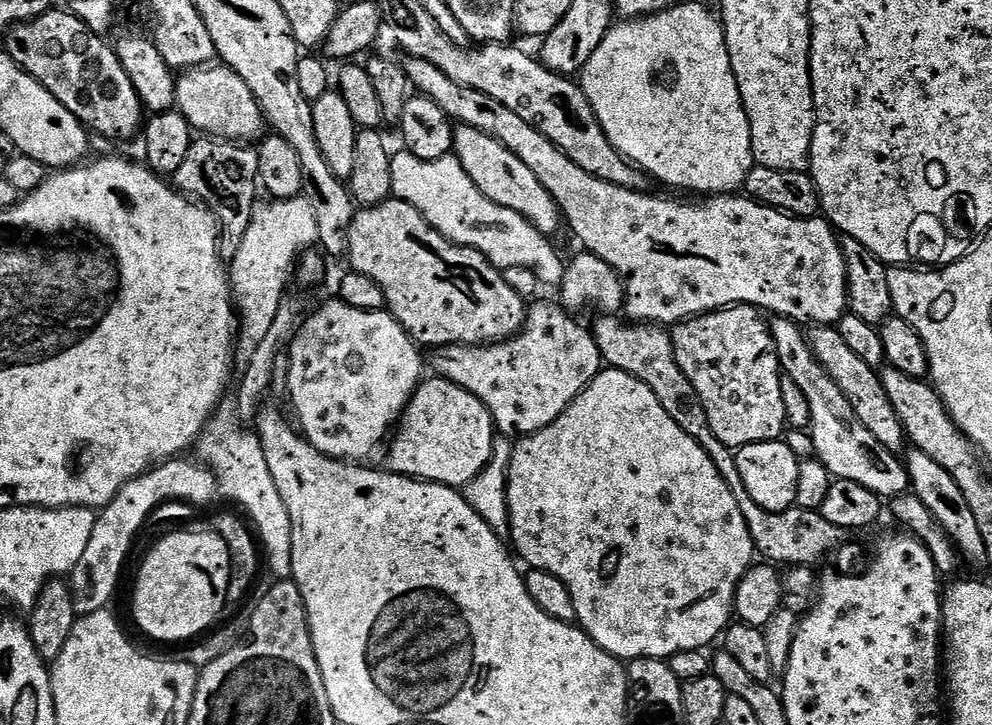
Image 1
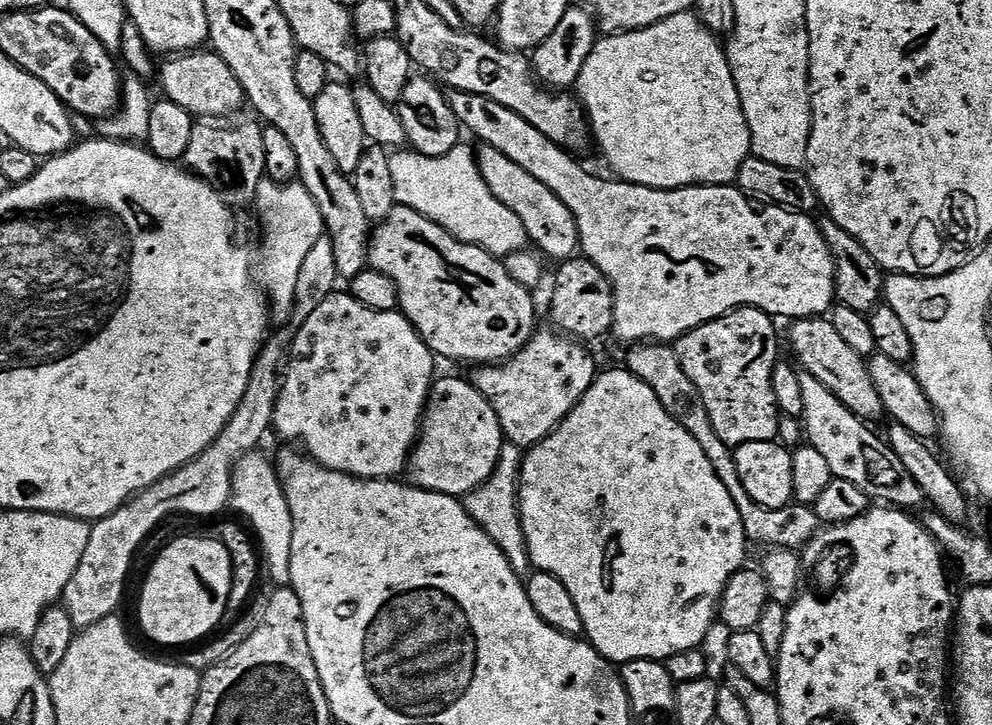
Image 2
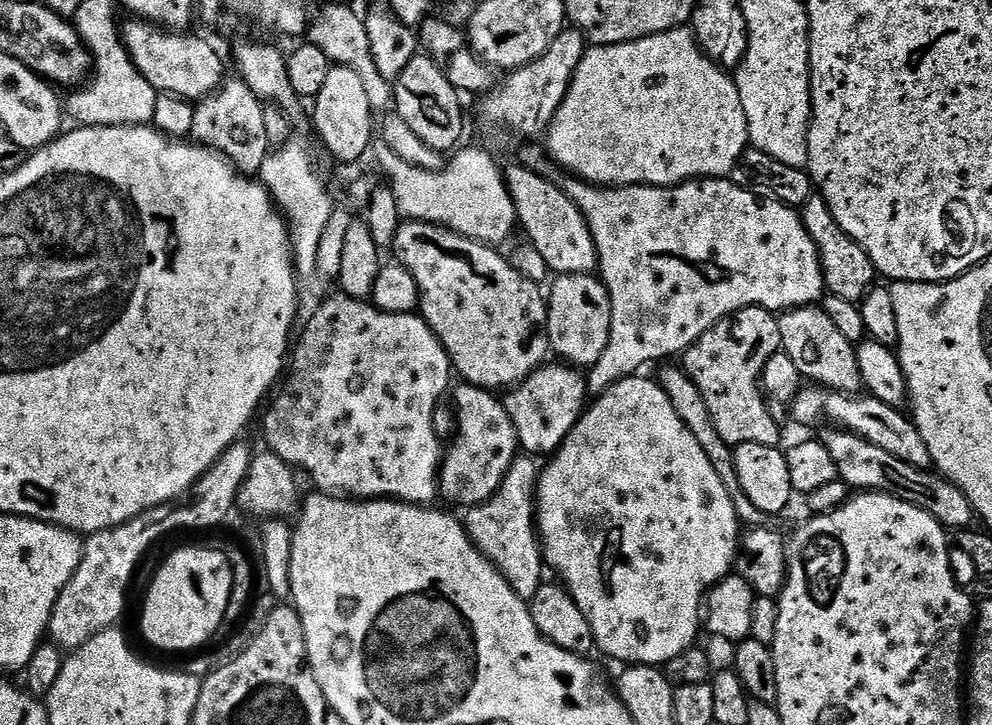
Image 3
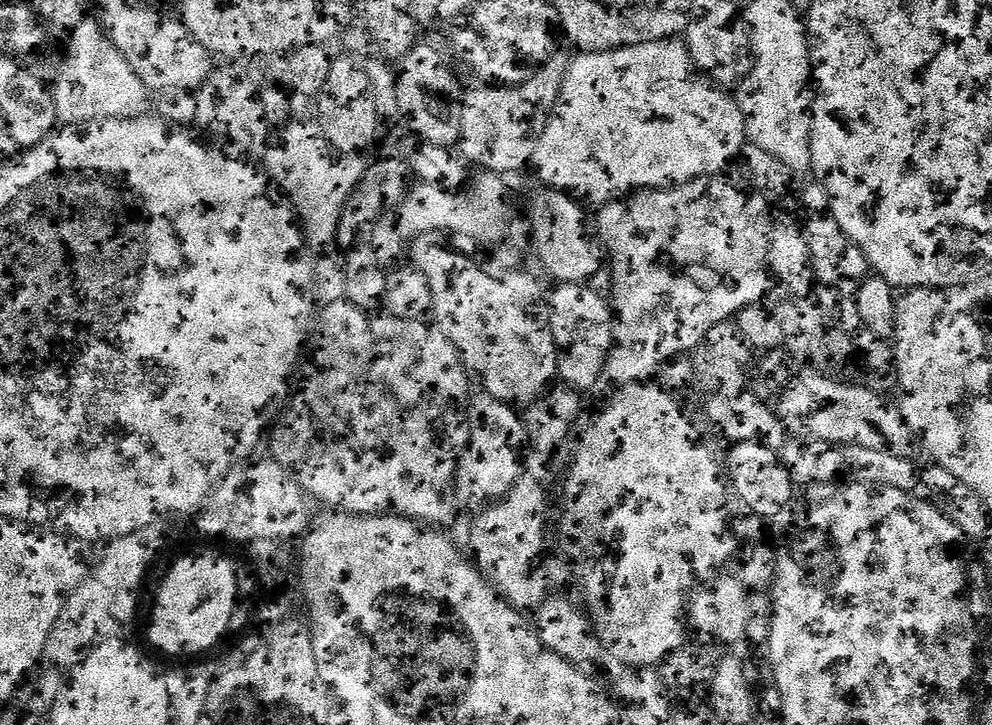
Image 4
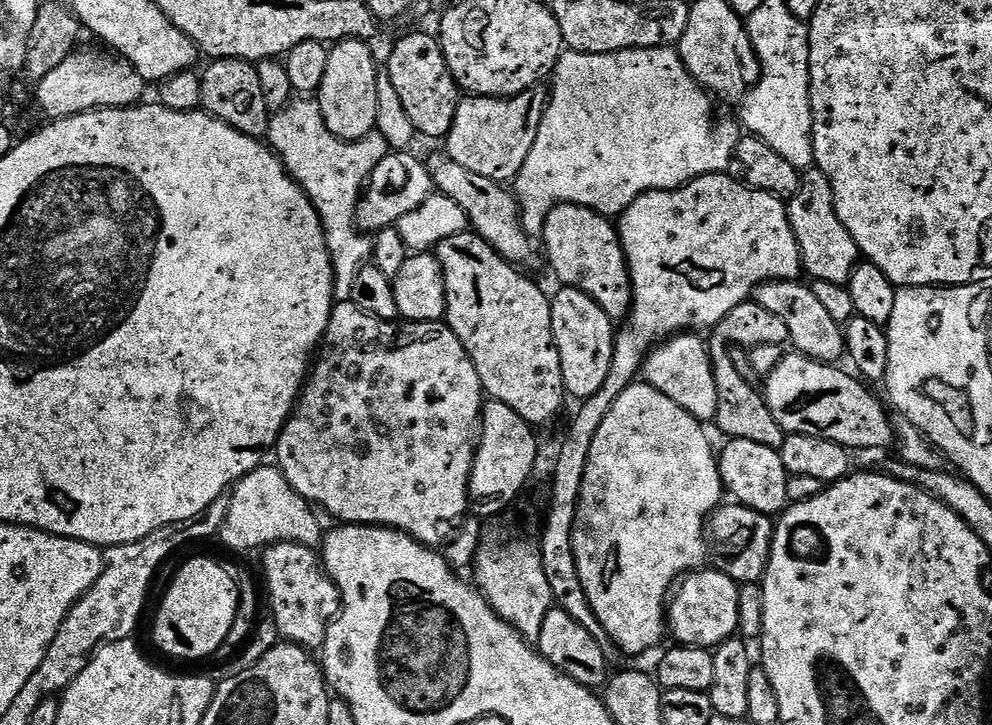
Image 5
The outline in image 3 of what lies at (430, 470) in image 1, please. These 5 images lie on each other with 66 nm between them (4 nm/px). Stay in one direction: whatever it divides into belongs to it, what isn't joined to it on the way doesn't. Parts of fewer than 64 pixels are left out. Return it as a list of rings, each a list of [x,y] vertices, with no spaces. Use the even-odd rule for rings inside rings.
[[[463,382],[457,383],[454,388],[454,396],[456,392],[456,408],[460,411],[460,433],[452,440],[452,449],[445,451],[442,456],[442,463],[440,466],[440,496],[443,499],[448,499],[452,504],[464,504],[465,509],[473,508],[476,504],[485,504],[492,495],[502,486],[502,478],[506,478],[506,472],[510,470],[512,463],[516,461],[518,449],[520,448],[520,439],[514,430],[514,422],[510,422],[510,414],[504,408],[503,399],[497,398],[495,400],[493,393],[487,388],[479,388],[473,384],[466,384]]]

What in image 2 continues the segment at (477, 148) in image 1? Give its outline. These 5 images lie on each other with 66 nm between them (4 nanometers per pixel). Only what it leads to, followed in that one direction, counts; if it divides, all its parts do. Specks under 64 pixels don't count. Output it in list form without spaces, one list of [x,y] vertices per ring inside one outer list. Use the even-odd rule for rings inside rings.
[[[481,147],[478,152],[478,163],[482,178],[486,178],[486,186],[490,186],[494,198],[498,198],[502,206],[510,206],[510,210],[514,210],[514,214],[522,218],[522,226],[526,226],[529,241],[535,244],[536,240],[535,247],[549,261],[550,259],[556,260],[555,262],[570,260],[580,252],[578,222],[574,222],[574,214],[566,210],[566,202],[562,202],[562,198],[558,198],[554,190],[546,190],[546,186],[542,186],[542,182],[534,178],[534,174],[526,174],[522,166],[510,162],[506,154],[493,148]]]

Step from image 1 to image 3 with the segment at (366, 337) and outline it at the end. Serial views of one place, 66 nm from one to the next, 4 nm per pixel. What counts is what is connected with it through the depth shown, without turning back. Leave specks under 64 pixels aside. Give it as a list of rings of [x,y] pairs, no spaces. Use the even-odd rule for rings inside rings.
[[[335,294],[329,300],[324,300],[316,308],[316,313],[308,320],[308,325],[304,328],[304,333],[299,336],[295,341],[294,347],[290,352],[290,367],[286,372],[286,379],[283,381],[282,387],[279,389],[280,397],[272,404],[272,409],[268,413],[265,411],[264,416],[264,440],[268,443],[267,451],[273,456],[282,458],[289,466],[293,469],[301,470],[300,468],[305,468],[306,471],[312,475],[312,480],[317,484],[317,489],[323,490],[328,494],[343,494],[348,498],[387,498],[389,500],[403,500],[406,504],[418,504],[421,506],[432,506],[437,503],[438,497],[440,496],[440,466],[442,463],[442,447],[440,448],[440,436],[436,433],[436,407],[440,404],[440,396],[449,395],[450,385],[454,380],[454,369],[452,366],[452,360],[446,354],[446,350],[442,346],[442,342],[434,334],[434,330],[430,330],[430,326],[424,321],[424,317],[419,314],[413,314],[407,312],[406,314],[390,314],[389,312],[383,312],[381,308],[377,308],[375,304],[371,302],[365,302],[363,300],[355,300],[352,296],[345,296],[343,294]]]

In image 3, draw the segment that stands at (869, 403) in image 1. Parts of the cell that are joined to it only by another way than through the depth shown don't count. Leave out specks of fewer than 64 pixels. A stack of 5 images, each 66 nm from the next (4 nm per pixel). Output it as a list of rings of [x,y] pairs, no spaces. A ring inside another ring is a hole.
[[[823,307],[793,308],[783,313],[779,322],[781,349],[790,354],[790,359],[794,361],[794,366],[798,366],[805,381],[822,388],[831,388],[833,392],[849,394],[859,393],[864,388],[864,379],[858,370],[857,345],[849,342],[837,330],[830,314],[826,314]]]

